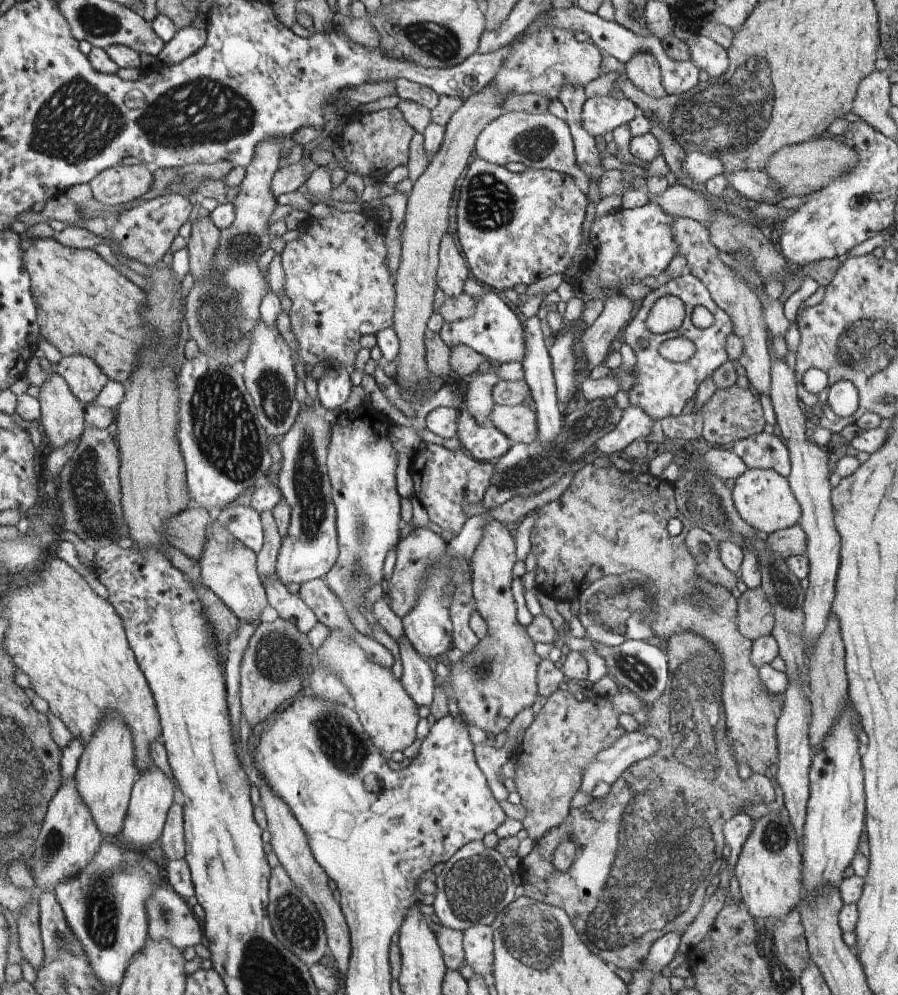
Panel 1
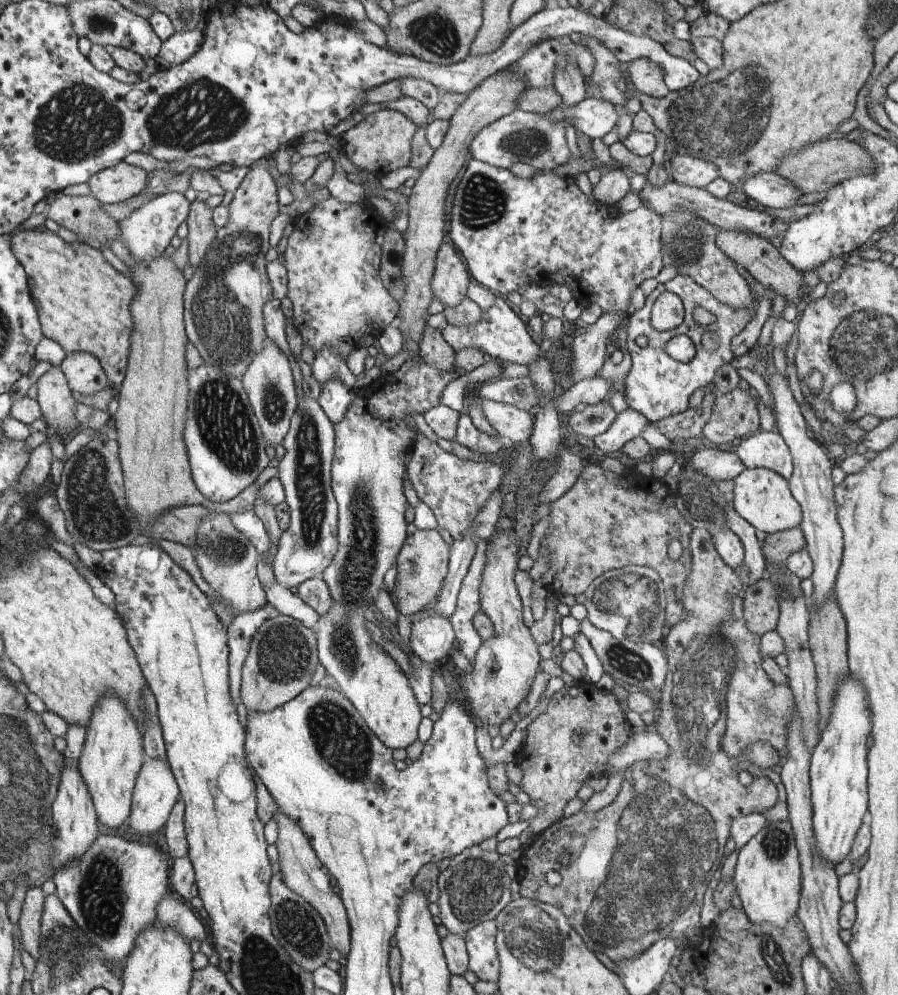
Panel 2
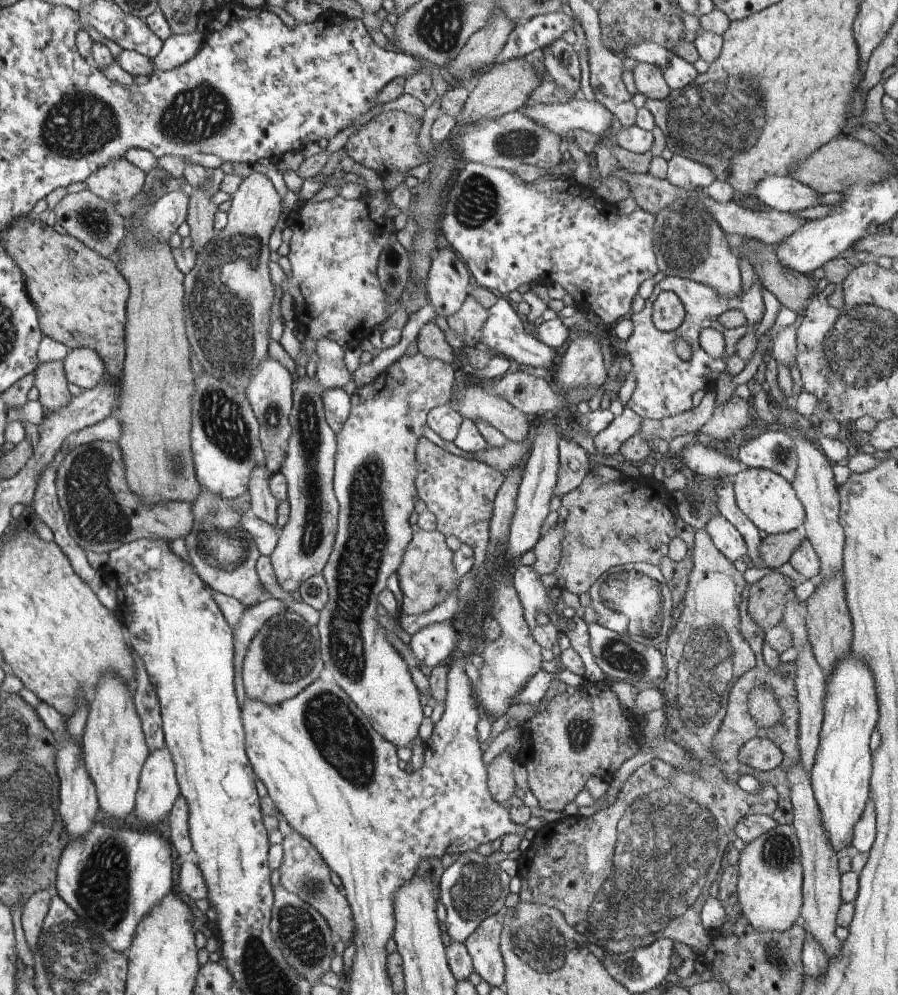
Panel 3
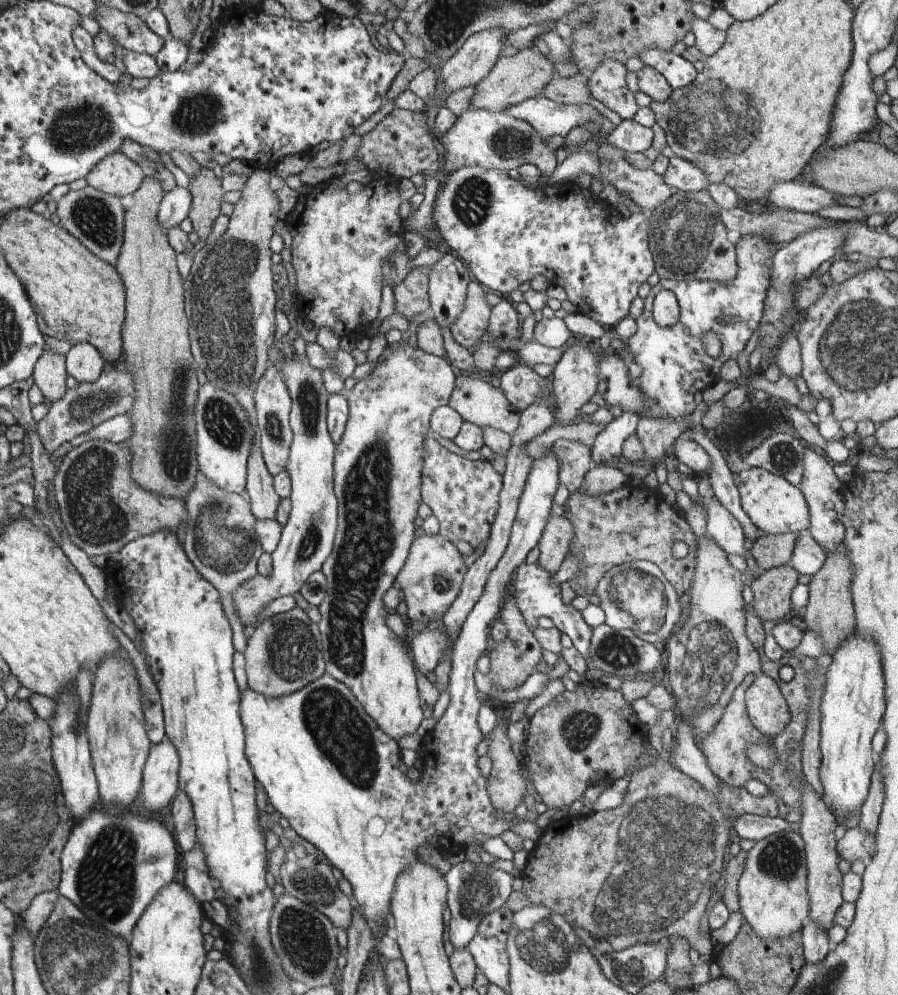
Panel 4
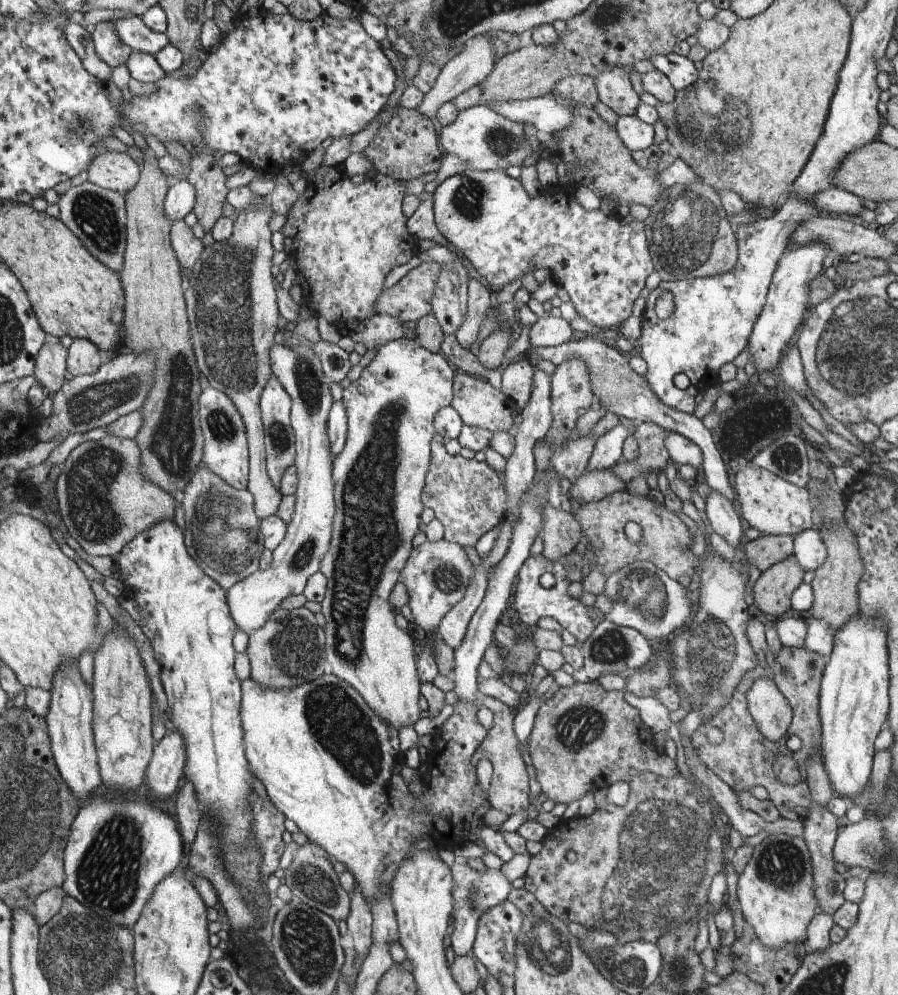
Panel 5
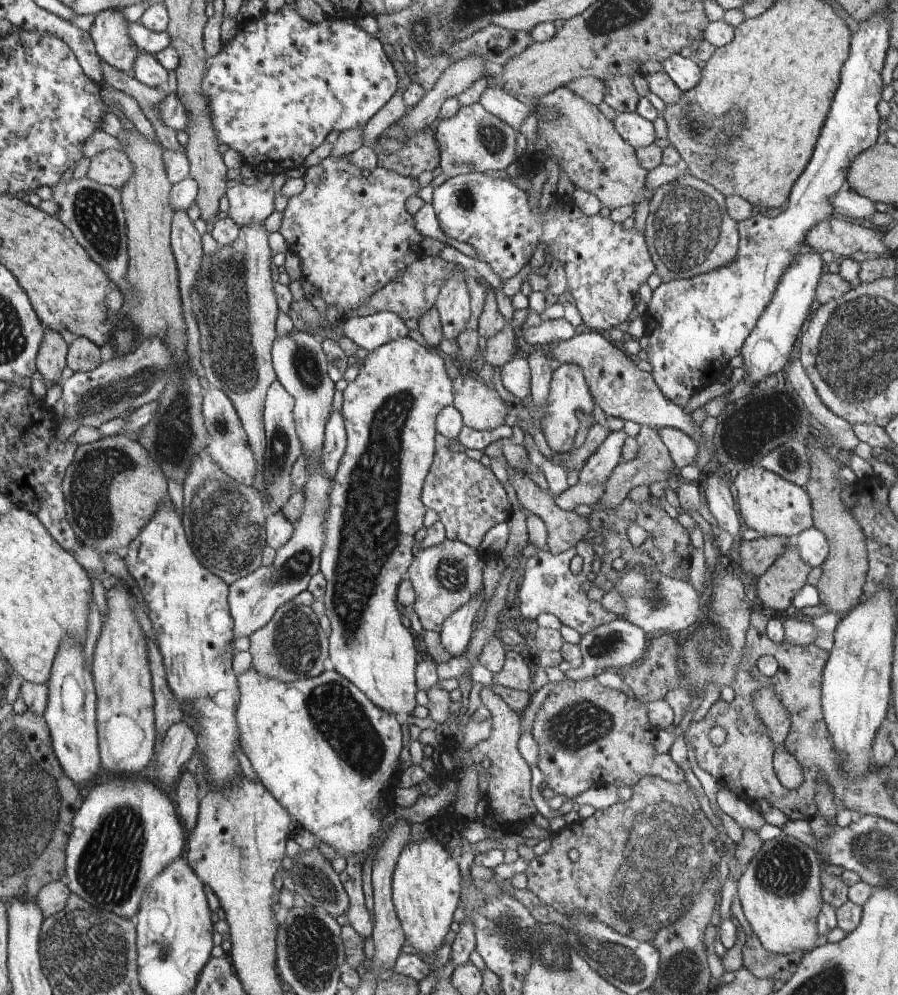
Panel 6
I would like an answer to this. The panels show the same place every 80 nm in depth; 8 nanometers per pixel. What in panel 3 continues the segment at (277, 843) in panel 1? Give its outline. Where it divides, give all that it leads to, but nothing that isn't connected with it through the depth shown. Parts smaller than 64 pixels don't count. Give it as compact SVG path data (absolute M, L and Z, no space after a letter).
M296 831L284 837L282 848L284 855L279 867L280 886L292 894L305 899L316 910L321 911L329 922L331 930L347 947L347 944L354 938L355 922L353 920L353 910L347 896L344 896L338 887L331 883L331 868L324 862L322 855L310 844L310 841L300 836L300 833Z

